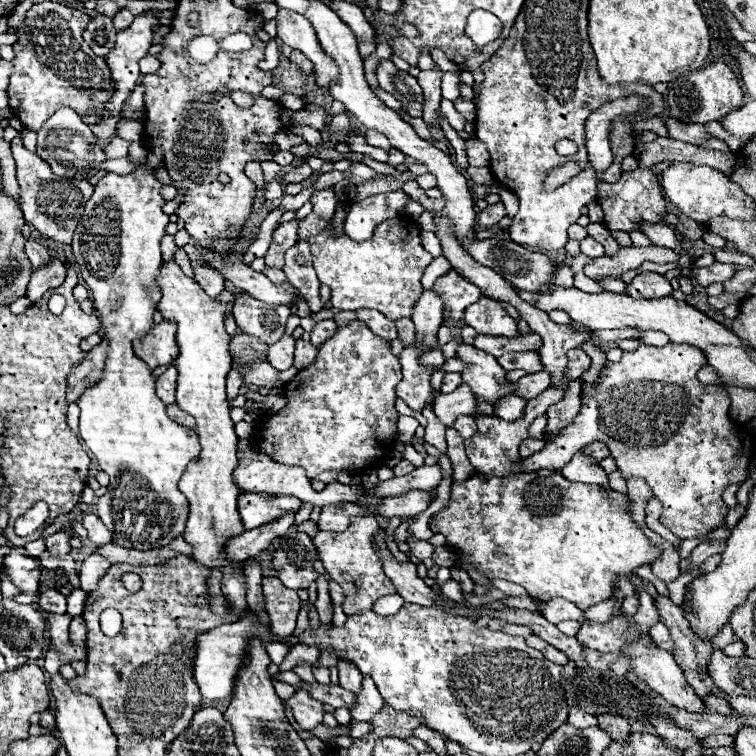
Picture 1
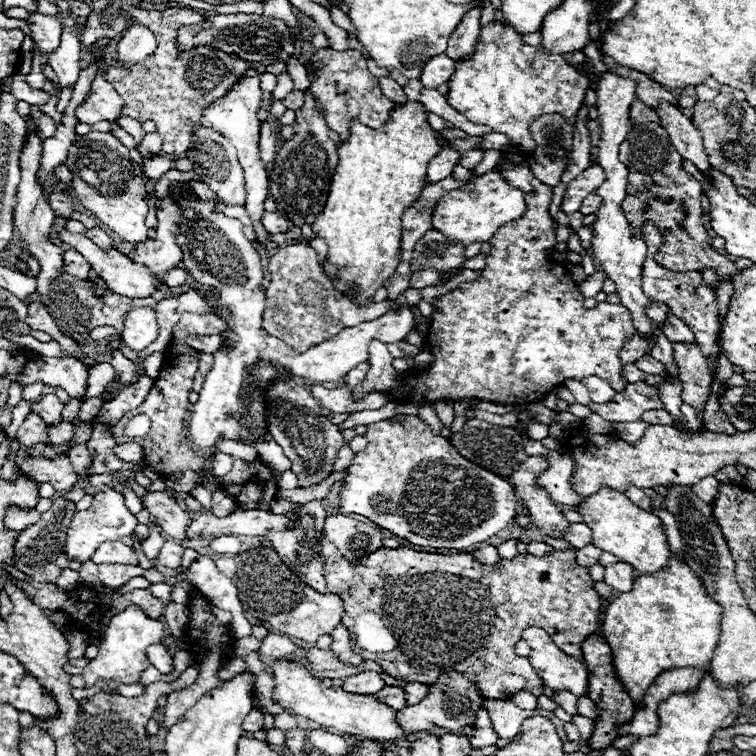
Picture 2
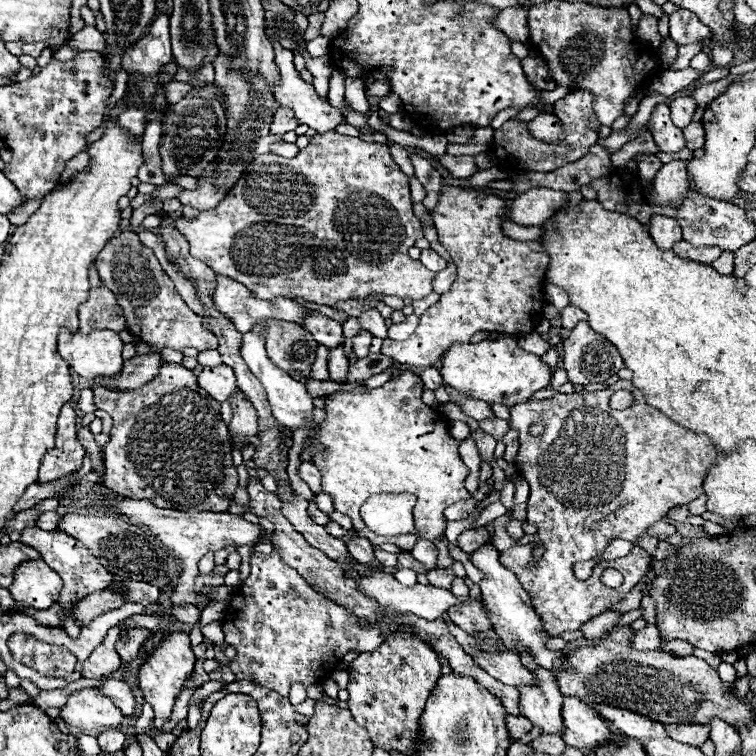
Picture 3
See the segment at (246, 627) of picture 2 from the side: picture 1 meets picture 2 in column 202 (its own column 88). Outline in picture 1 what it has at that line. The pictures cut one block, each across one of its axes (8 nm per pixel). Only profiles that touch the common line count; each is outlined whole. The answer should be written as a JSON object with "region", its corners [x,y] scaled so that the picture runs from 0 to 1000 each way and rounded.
{"region":[[[130,730],[119,733],[111,741],[108,751],[106,751],[106,780],[114,783],[114,786],[119,786],[127,778],[130,767],[135,765],[135,759],[140,759],[143,751],[146,751],[146,741],[140,741],[138,735],[132,735]]]}

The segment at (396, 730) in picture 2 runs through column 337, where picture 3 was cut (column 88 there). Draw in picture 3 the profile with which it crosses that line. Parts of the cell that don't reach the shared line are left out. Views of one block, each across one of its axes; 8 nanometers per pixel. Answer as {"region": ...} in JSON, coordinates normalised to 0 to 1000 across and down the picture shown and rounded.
{"region":[[[111,910],[90,923],[87,934],[79,939],[79,950],[111,966],[143,966],[156,963],[164,944],[130,910]]]}

